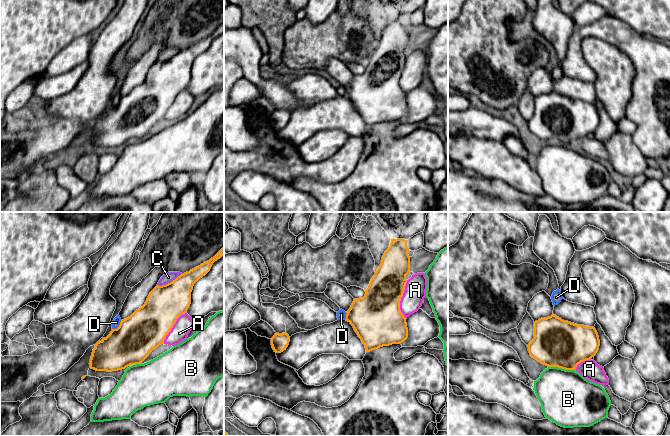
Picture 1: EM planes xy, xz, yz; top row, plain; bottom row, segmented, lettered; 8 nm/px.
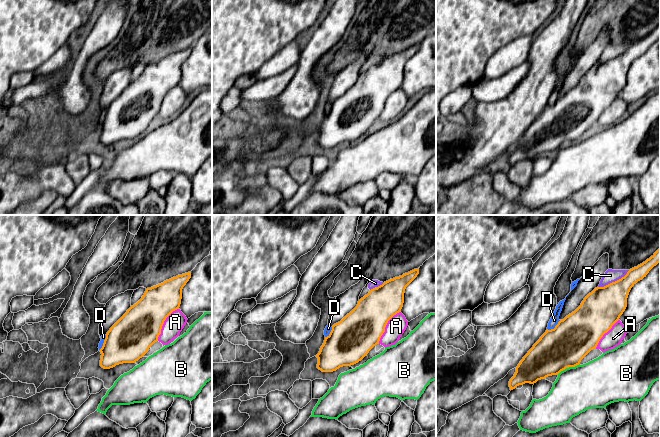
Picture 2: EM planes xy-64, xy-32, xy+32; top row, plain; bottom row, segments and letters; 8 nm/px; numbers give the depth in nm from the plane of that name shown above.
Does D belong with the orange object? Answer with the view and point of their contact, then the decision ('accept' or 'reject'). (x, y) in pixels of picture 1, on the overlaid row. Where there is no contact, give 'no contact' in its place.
meets orange in xy at (119, 326); reject

